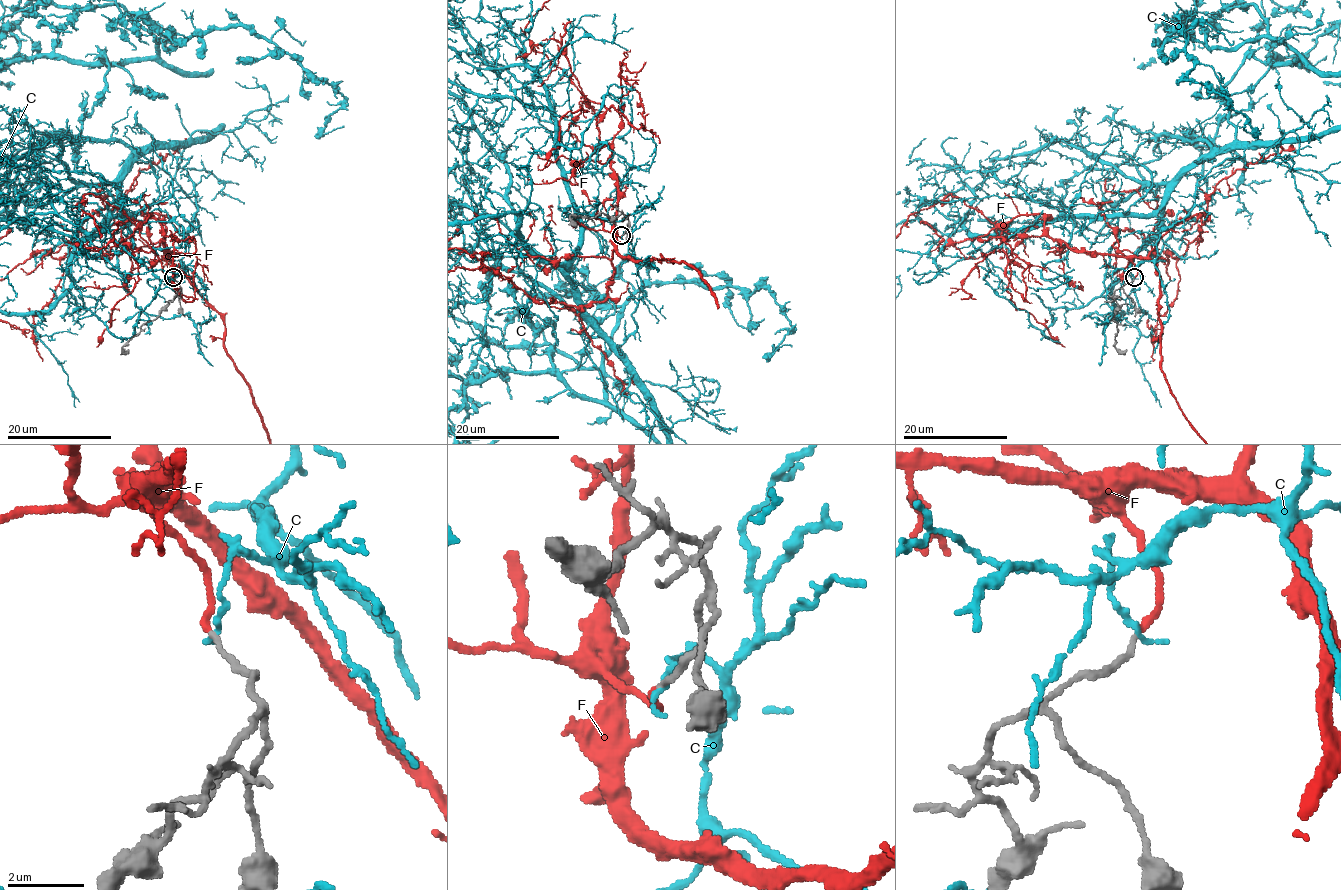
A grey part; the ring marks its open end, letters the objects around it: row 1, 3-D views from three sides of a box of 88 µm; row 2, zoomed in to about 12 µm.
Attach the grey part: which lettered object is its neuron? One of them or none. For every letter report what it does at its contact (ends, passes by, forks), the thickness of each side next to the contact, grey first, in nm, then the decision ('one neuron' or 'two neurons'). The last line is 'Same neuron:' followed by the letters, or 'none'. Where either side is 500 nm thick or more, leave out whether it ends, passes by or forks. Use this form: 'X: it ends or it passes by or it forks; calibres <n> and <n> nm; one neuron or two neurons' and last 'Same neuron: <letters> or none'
C: it ends; calibres 160 and 160 nm; two neurons
F: it ends; calibres 160 and 170 nm; one neuron
Same neuron: F

